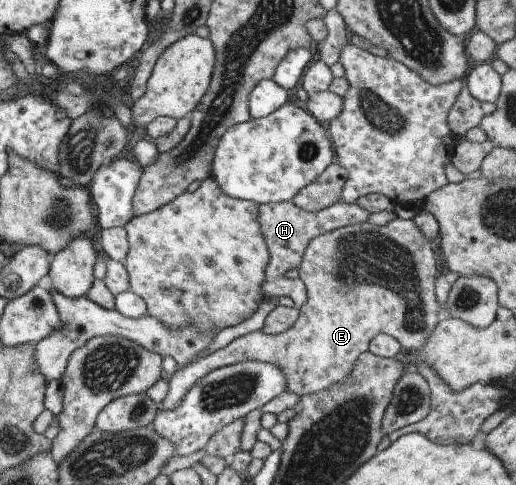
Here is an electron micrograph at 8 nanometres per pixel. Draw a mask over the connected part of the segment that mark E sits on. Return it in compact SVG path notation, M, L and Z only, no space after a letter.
M398 217L382 226L363 222L314 237L306 245L297 268L298 278L305 286L306 300L298 309L295 323L280 334L256 330L237 337L210 355L177 369L168 381L168 392L158 404L158 409L174 409L183 394L200 377L214 369L239 362L257 360L277 366L284 375L284 391L304 396L328 388L331 384L346 382L354 361L360 353L368 351L369 340L377 333L391 335L401 348L411 352L419 349L442 316L434 294L435 258L430 244L415 222Z

